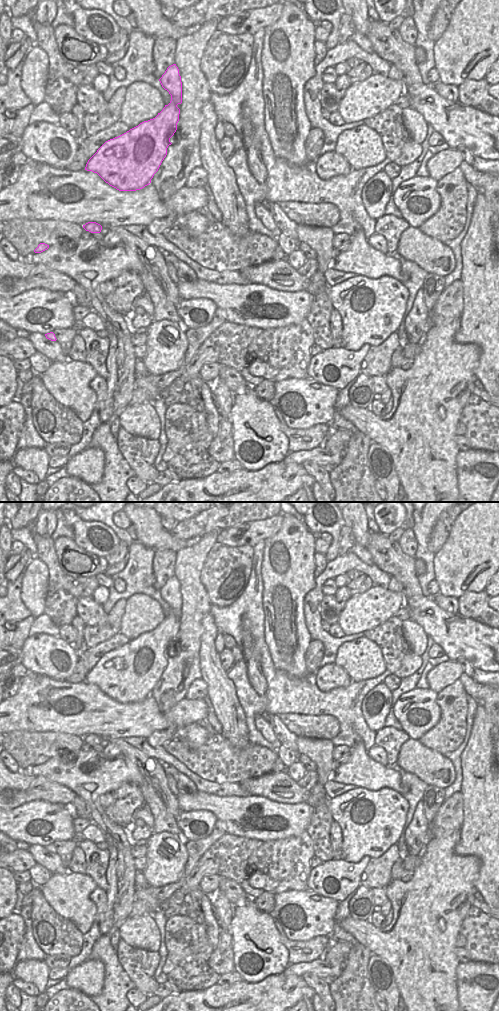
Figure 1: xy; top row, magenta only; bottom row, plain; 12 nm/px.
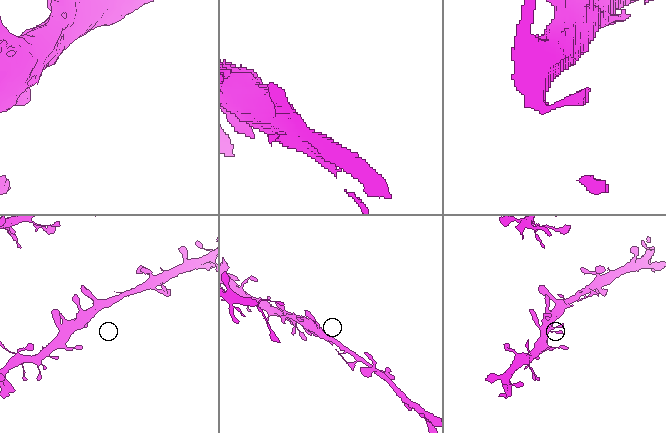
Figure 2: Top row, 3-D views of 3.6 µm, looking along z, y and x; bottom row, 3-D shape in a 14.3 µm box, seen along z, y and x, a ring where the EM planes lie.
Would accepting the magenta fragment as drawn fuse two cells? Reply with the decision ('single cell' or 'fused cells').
single cell

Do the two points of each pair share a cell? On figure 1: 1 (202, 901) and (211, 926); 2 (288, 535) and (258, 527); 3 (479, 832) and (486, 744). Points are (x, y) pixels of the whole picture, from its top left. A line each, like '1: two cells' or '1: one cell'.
1: one cell
2: two cells
3: one cell

